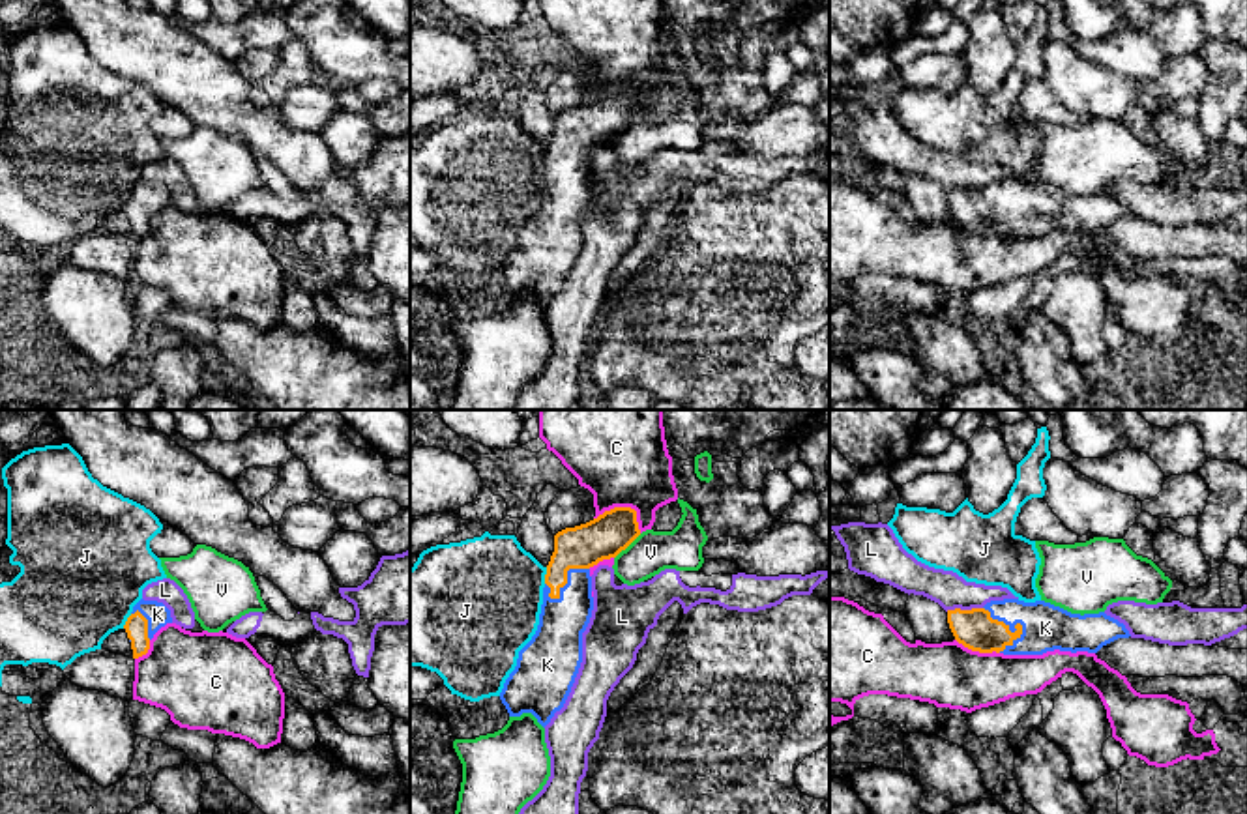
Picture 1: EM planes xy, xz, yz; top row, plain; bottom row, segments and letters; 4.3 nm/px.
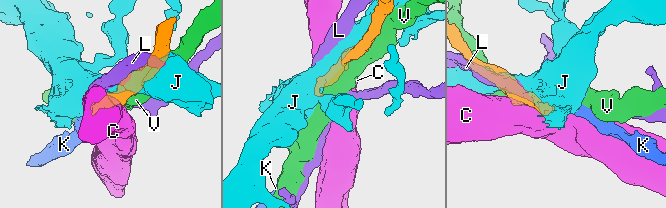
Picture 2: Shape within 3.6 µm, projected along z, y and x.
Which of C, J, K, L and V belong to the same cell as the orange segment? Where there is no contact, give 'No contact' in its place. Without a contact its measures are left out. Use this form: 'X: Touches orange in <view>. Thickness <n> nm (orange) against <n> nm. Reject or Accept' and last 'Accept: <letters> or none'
C: Touches orange in xz. Thickness 190 nm (orange) against 420 nm. Reject
J: Touches orange in xz. Thickness 190 nm (orange) against 460 nm. Reject
K: Touches orange in yz. Thickness 170 nm (orange) against 200 nm. Accept
L: Touches orange in yz. Thickness 170 nm (orange) against 150 nm. Reject
V: Touches orange in xz. Thickness 190 nm (orange) against 180 nm. Reject
Accept: K

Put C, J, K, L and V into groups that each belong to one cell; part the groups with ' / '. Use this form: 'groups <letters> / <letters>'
groups C / J / K / L / V

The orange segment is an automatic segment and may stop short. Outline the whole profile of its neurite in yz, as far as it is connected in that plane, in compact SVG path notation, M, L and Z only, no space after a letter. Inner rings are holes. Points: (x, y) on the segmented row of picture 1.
M990 601L983 608L947 610L959 644L979 653L1043 655L1047 651L1097 653L1103 646L1129 638L1118 619L1099 614L1071 614L1045 601Z

